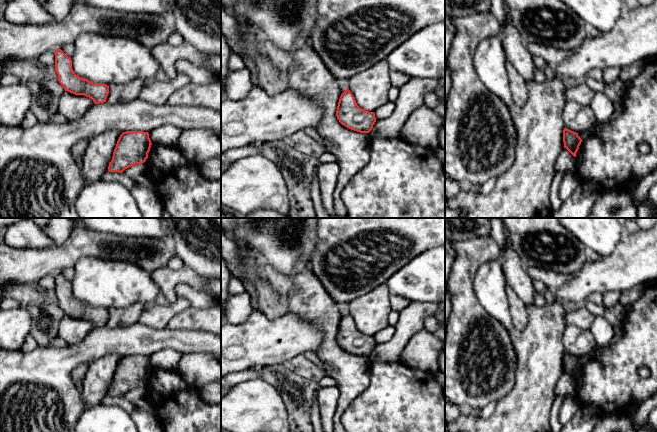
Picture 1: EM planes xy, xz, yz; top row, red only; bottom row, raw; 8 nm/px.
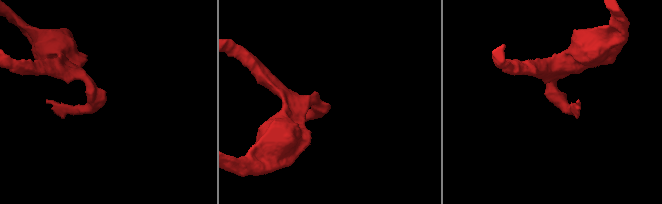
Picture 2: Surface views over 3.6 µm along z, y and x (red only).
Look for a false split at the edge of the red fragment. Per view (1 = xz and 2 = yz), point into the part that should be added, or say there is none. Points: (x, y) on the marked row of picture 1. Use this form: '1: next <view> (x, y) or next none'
1: next none
2: next none

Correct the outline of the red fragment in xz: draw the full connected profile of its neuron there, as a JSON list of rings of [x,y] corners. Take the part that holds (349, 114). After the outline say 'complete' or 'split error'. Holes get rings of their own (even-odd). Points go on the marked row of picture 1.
[[[348,88],[340,96],[336,116],[342,125],[360,133],[369,133],[376,122],[375,113],[360,108]]] | complete

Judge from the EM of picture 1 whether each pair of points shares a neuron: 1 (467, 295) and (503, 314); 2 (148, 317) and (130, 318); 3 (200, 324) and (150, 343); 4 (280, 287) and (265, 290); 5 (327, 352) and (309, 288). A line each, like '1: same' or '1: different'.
1: different
2: different
3: different
4: different
5: same

